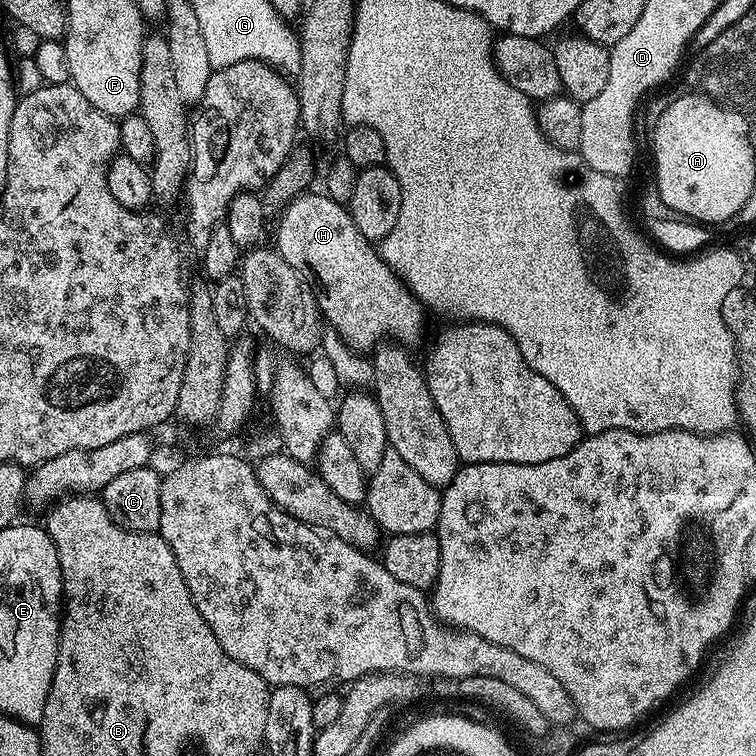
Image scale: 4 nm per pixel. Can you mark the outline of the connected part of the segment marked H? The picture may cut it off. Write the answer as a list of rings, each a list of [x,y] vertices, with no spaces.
[[[308,190],[295,196],[279,209],[280,225],[276,228],[274,248],[311,288],[327,327],[339,333],[353,350],[361,350],[360,348],[372,350],[385,338],[392,342],[418,339],[424,332],[425,309],[420,301],[408,291],[407,287],[401,286],[393,279],[384,261],[381,260],[379,251],[362,235],[358,226],[354,226],[354,218],[347,207],[334,202],[326,194],[312,191]]]

